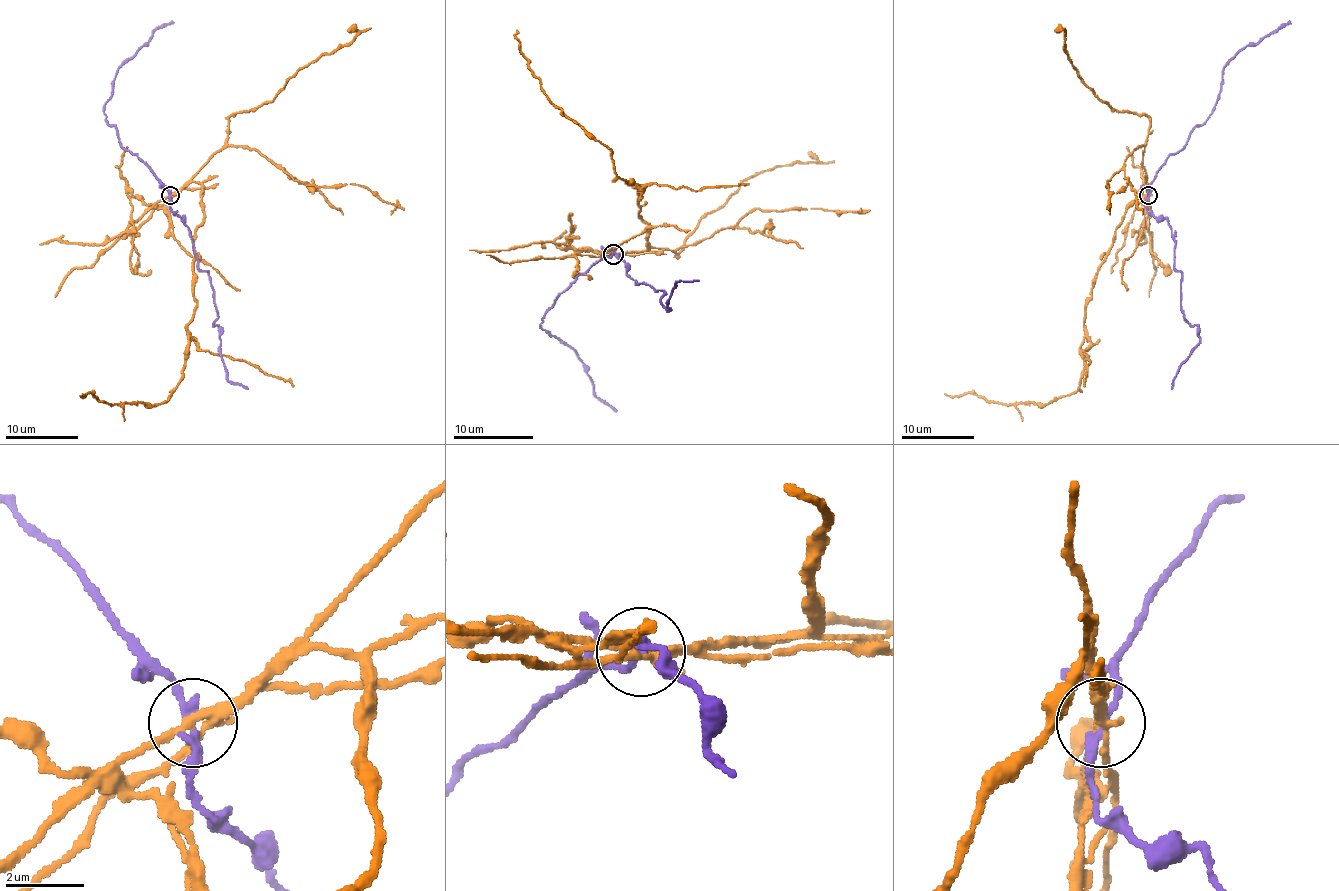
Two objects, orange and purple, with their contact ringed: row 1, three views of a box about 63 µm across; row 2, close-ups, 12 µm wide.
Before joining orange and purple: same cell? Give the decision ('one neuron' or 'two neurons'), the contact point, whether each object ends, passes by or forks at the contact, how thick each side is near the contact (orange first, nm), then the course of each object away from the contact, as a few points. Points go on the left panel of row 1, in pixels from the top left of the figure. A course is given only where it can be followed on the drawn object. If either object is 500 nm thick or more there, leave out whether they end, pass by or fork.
two neurons; place (170, 195); orange forks; purple passes by; calibres 200 and 200 nm; course orange (170, 196), (201, 187), (183, 377), (160, 404), (111, 404), (82, 393); course purple (170, 196), (141, 159), (120, 143), (103, 107), (118, 69), (152, 33), (174, 22)

